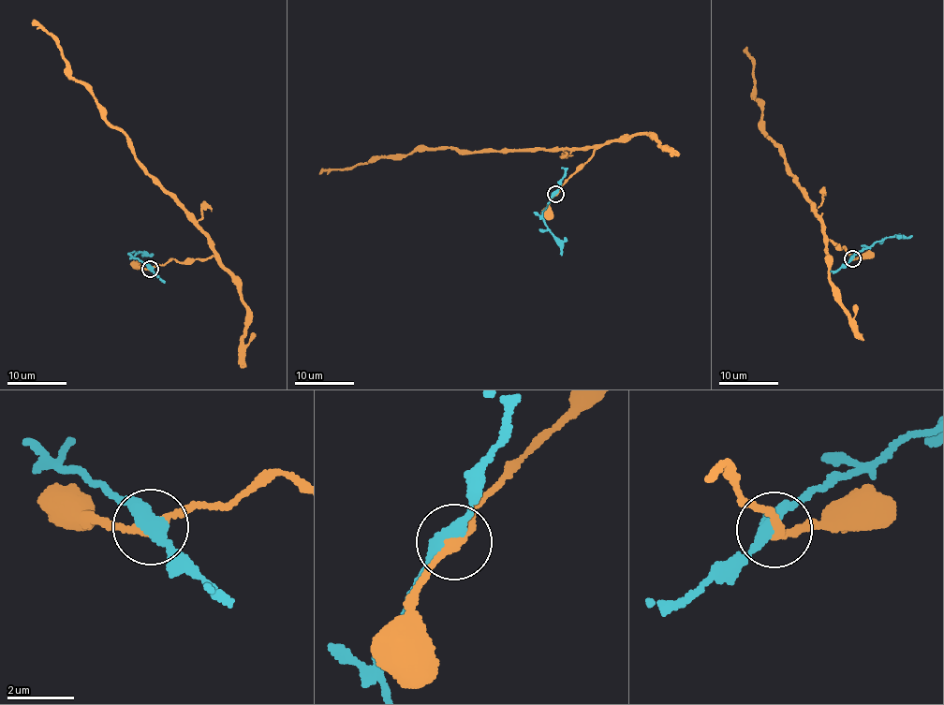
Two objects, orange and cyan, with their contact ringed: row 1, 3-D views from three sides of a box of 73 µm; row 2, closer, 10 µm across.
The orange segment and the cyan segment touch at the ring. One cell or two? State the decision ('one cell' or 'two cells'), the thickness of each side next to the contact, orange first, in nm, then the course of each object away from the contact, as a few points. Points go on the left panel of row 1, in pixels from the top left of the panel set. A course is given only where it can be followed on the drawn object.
two cells; calibres 280 and 420 nm; course orange (151, 269), (208, 257), (215, 254), (213, 245), (136, 158), (95, 95), (70, 75), (59, 44), (31, 22); course cyan (151, 269), (133, 258), (140, 251), (142, 254)

